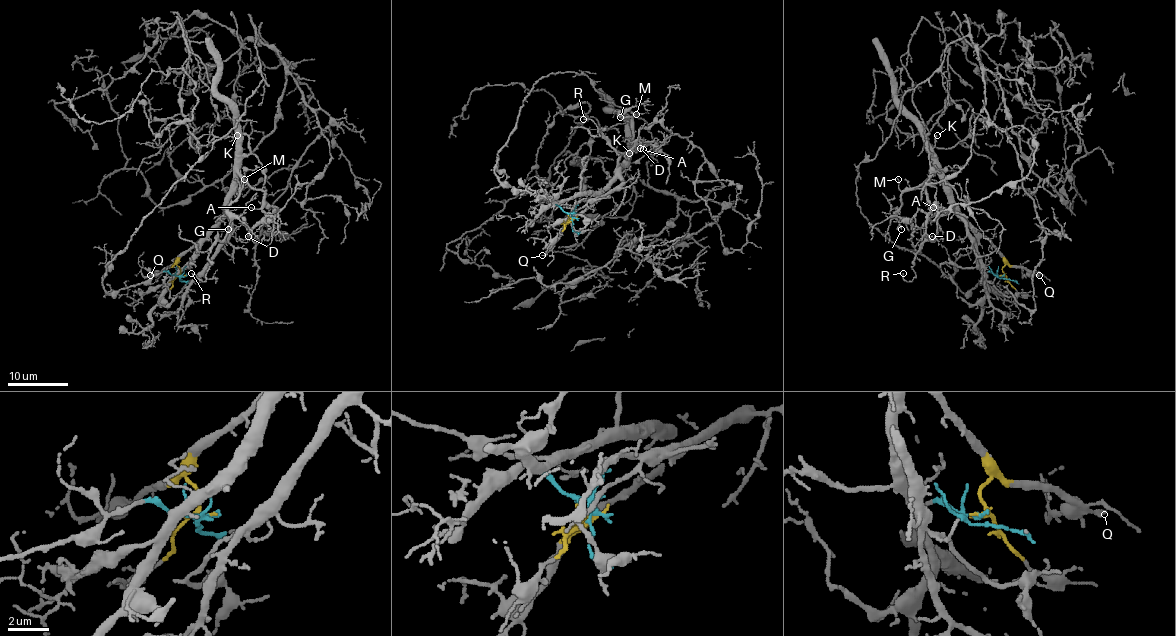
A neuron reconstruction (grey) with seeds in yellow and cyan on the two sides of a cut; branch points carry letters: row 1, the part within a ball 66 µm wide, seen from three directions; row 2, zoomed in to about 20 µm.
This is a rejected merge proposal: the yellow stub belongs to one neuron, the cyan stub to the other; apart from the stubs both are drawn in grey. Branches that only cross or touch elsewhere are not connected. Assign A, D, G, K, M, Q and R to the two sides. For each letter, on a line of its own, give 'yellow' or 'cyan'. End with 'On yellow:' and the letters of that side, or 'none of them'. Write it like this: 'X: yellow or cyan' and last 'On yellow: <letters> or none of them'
A: yellow
D: yellow
G: yellow
K: yellow
M: yellow
Q: yellow
R: yellow
On yellow: A, D, G, K, M, Q, R

